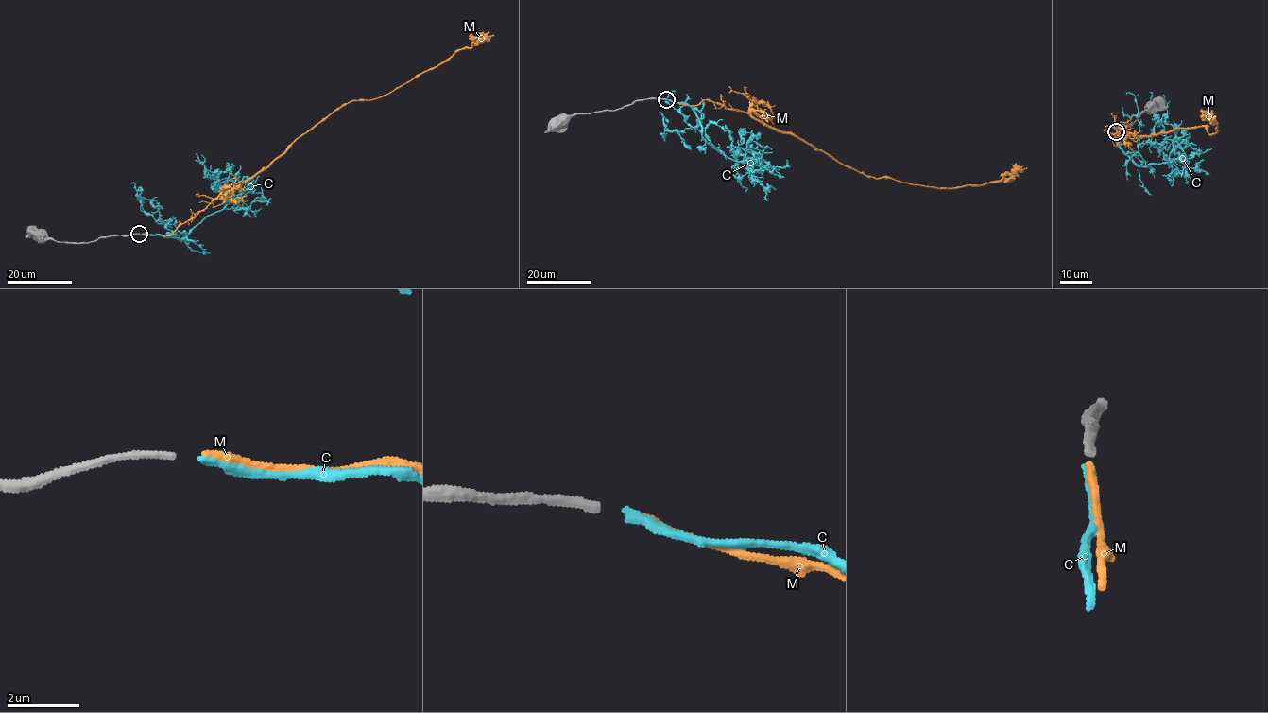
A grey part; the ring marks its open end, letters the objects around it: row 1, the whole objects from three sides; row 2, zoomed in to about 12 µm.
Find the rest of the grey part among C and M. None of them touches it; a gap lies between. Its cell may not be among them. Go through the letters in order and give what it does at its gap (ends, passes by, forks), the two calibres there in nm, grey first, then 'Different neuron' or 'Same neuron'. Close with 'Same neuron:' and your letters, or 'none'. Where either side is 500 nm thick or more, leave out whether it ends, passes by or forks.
C: It ends there. Thickness 220 nm (grey) against 240 nm. Same neuron
M: It ends there. Thickness 220 nm (grey) against 220 nm. Different neuron
Same neuron: C

